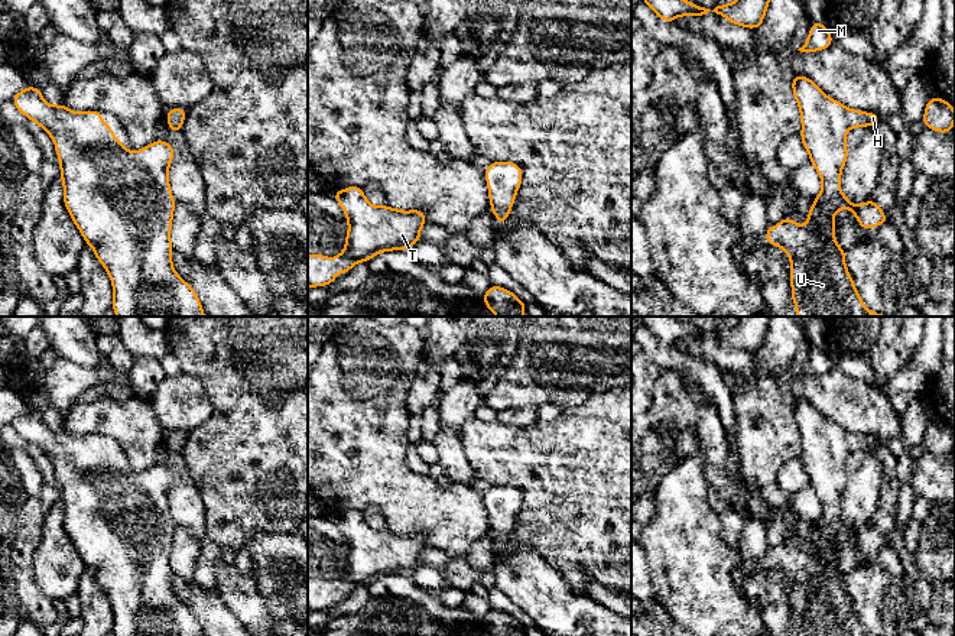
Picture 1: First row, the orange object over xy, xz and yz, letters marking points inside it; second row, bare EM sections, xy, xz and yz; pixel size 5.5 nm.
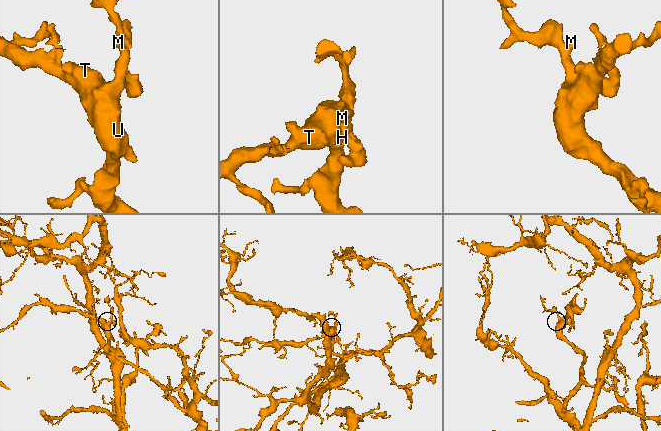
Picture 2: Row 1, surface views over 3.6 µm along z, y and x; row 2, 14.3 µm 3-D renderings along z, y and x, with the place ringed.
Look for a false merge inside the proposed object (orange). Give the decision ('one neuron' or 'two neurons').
one neuron

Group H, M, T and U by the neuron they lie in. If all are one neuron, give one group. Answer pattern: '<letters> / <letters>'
H M T U

